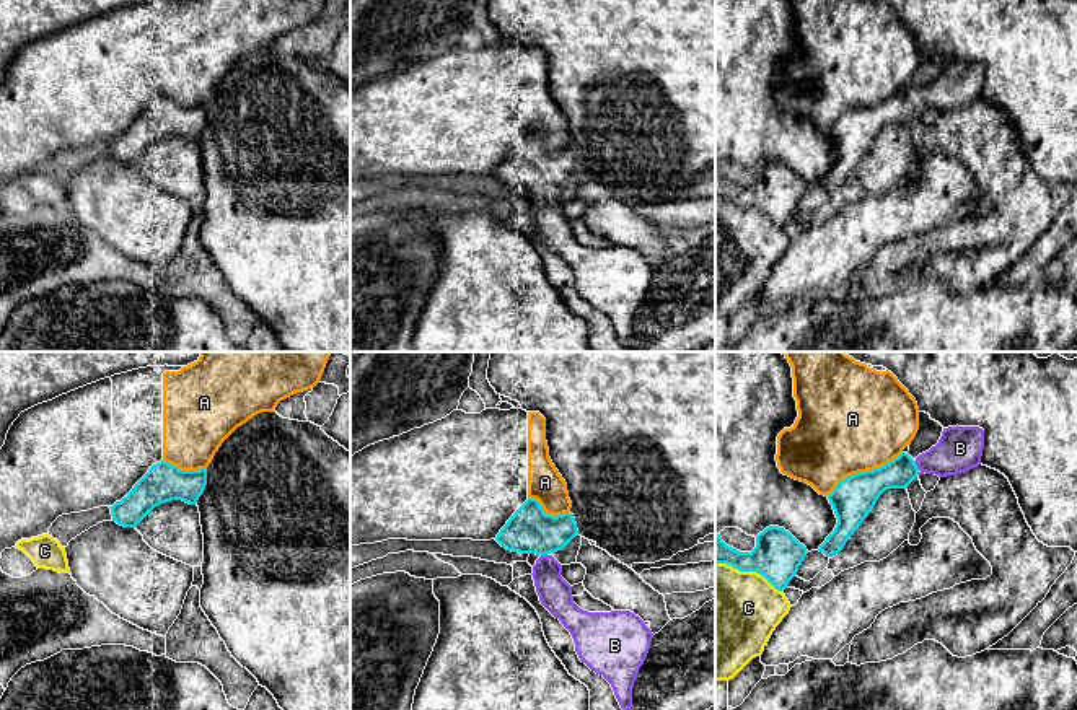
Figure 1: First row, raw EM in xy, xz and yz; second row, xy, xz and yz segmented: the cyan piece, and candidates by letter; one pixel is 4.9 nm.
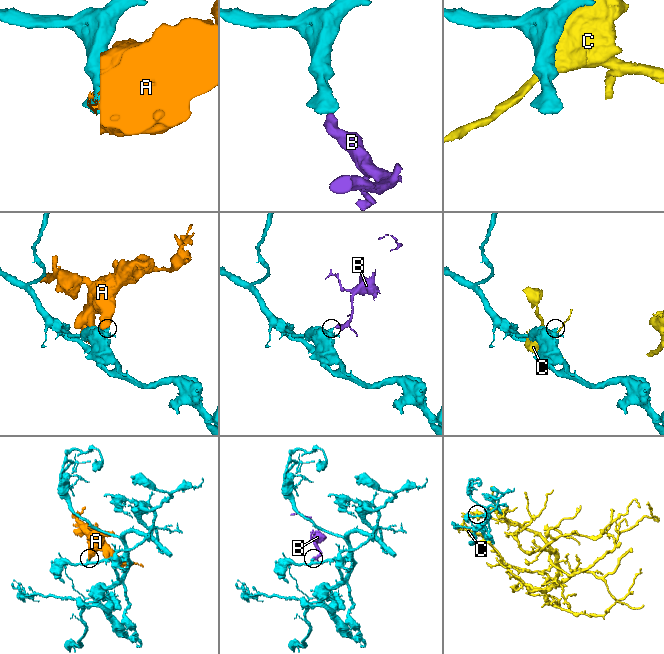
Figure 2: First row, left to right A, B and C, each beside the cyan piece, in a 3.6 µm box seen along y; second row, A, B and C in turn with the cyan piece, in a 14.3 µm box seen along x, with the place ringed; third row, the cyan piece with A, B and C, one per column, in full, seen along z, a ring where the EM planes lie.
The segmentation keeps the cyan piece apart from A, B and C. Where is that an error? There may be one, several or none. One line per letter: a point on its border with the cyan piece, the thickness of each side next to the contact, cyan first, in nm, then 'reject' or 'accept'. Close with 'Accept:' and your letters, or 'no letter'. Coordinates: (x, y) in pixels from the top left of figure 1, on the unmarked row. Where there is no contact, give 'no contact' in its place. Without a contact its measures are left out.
A: yz (864, 108) | 220/480 nm | reject
B: yz (916, 101) | 150/220 nm | accept
C: yz (750, 205) | 240/460 nm | reject
Accept: B

